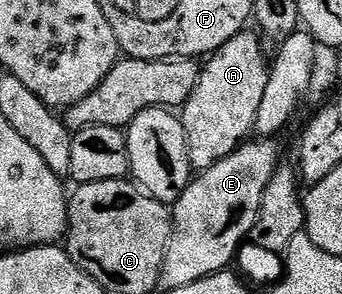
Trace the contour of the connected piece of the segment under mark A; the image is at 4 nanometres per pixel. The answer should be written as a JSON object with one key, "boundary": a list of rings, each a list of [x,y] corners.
{"boundary":[[[241,30],[210,55],[203,63],[190,100],[182,107],[188,159],[193,171],[209,170],[218,160],[233,154],[253,133],[258,108],[266,92],[270,58],[264,55],[261,35],[250,31]]]}

